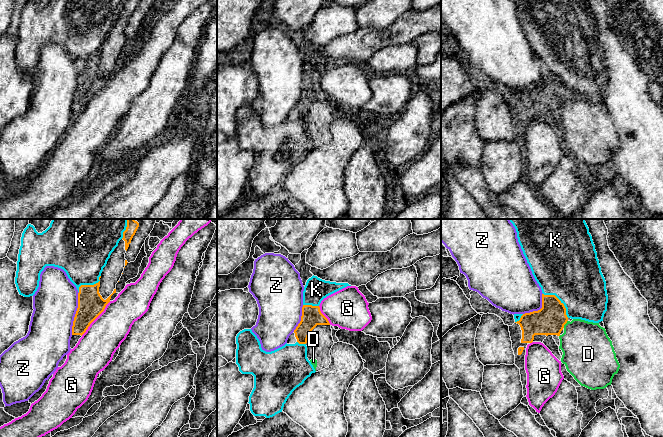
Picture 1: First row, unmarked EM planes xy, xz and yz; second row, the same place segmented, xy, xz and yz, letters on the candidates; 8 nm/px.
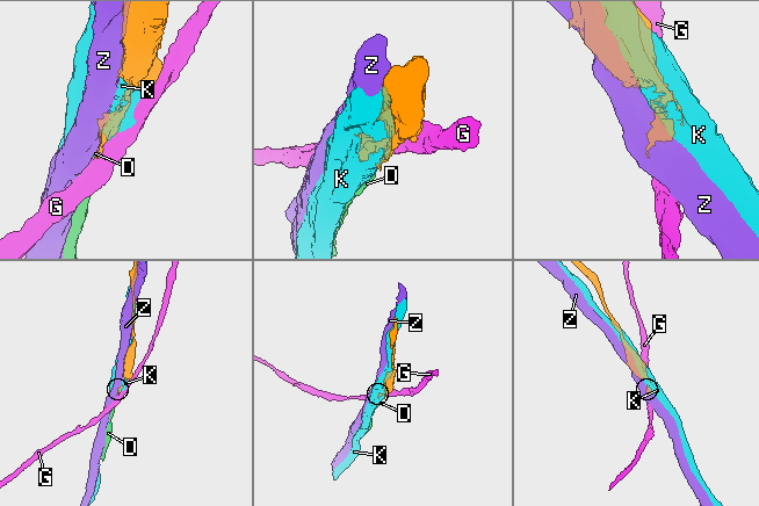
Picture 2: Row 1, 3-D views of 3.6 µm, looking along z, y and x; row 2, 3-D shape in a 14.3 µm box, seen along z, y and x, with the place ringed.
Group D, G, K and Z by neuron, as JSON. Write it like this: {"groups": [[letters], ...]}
{"groups": [["D"], ["G"], ["K"], ["Z"]]}

